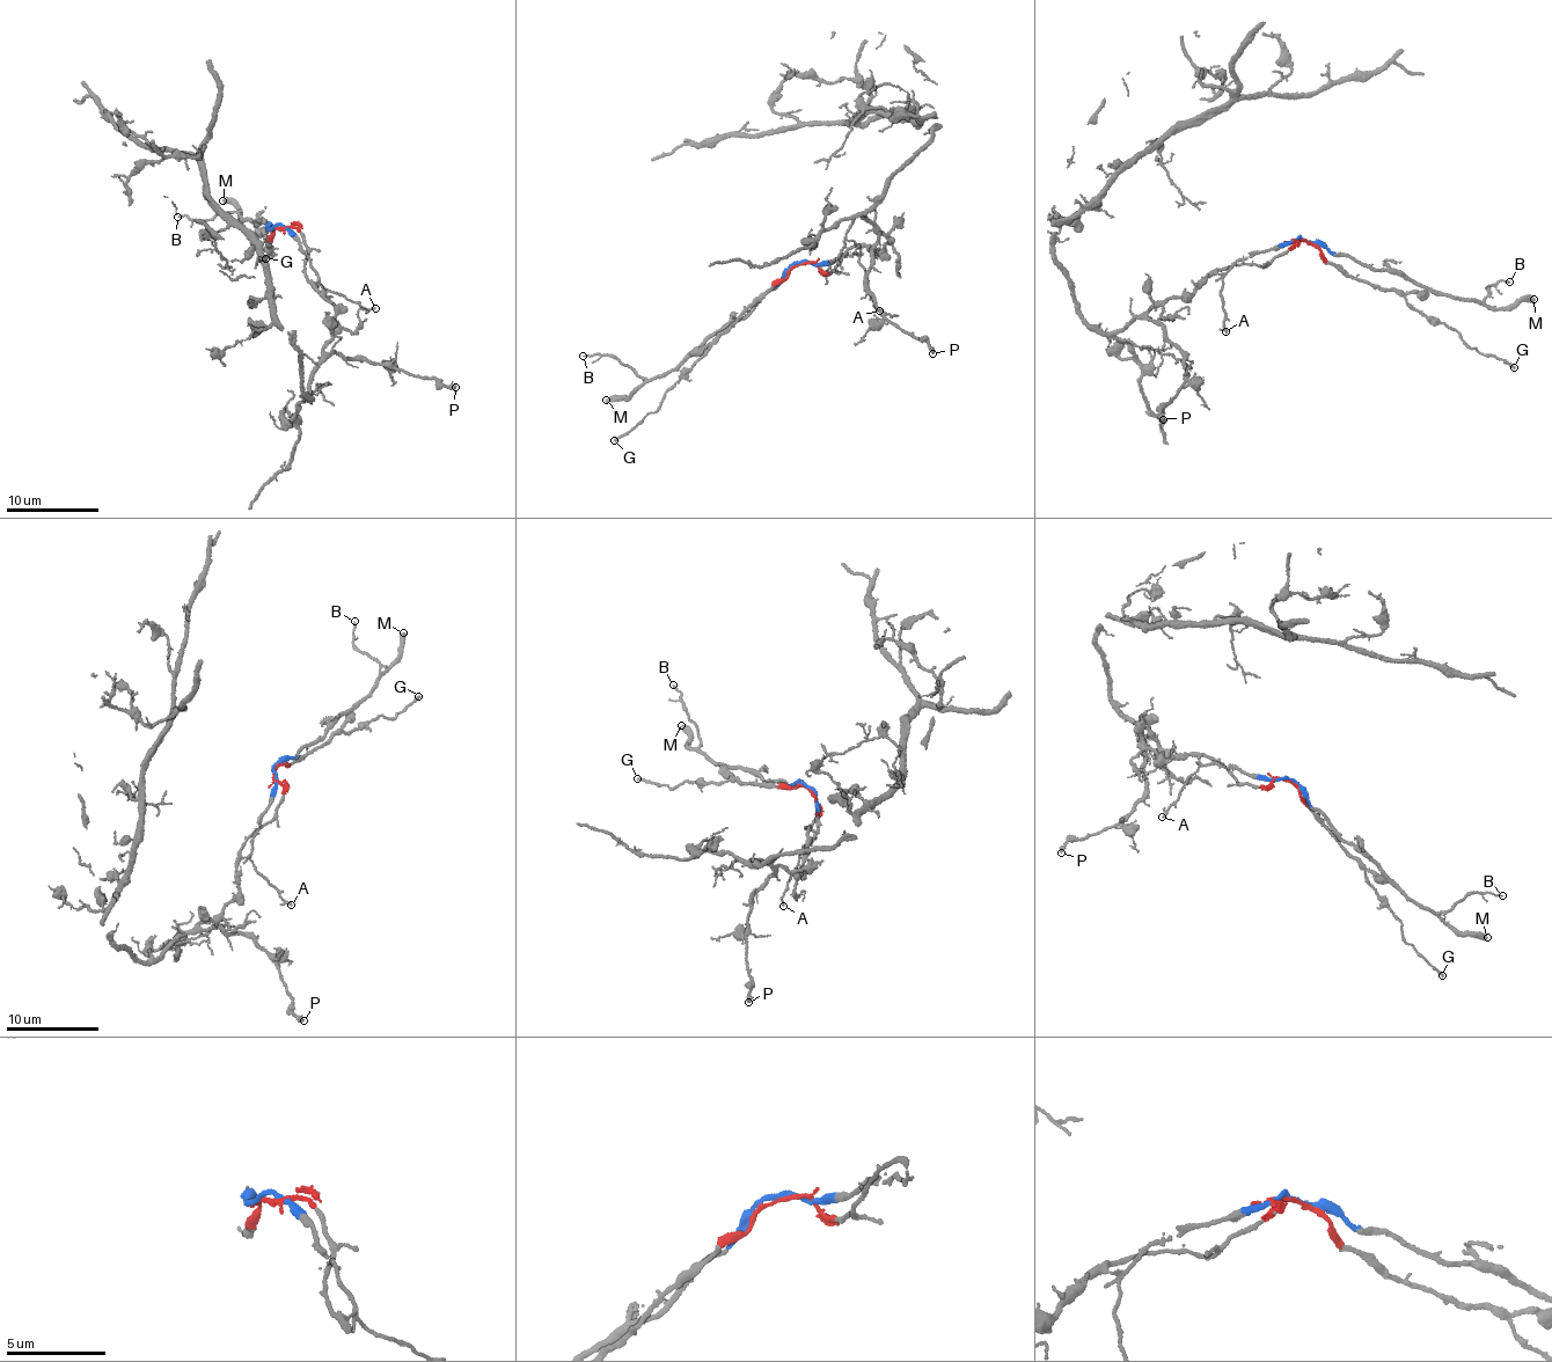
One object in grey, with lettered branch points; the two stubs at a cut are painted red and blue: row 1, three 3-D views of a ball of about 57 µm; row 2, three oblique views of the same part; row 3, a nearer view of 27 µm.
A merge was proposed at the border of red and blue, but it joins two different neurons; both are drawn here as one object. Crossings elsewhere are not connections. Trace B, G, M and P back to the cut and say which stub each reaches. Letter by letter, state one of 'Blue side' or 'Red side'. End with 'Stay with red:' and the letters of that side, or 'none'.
B: Blue side
G: Red side
M: Blue side
P: Red side
Stay with red: G, P

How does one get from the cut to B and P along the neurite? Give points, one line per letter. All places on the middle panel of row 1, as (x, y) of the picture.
B: (798, 263), (759, 304), (659, 375), (649, 379), (636, 375), (612, 357), (583, 356)
P: (798, 263), (828, 275), (854, 247), (883, 250), (888, 239), (877, 232), (869, 290), (887, 321), (932, 354)

